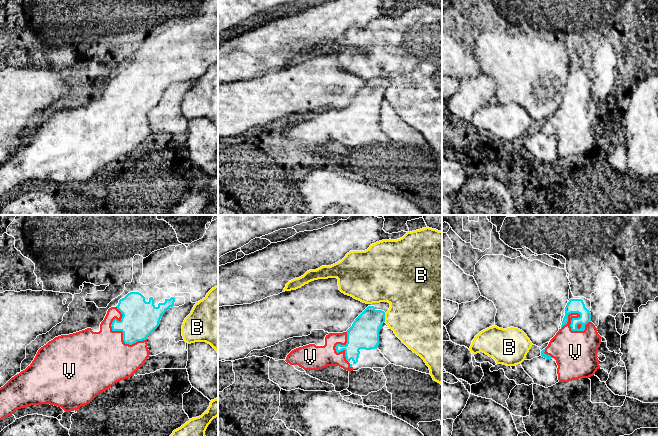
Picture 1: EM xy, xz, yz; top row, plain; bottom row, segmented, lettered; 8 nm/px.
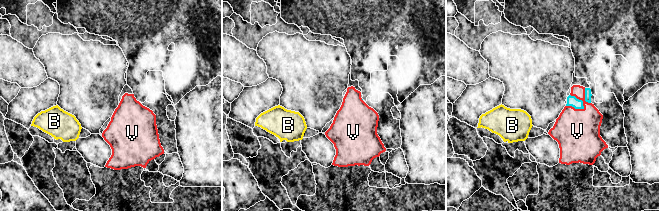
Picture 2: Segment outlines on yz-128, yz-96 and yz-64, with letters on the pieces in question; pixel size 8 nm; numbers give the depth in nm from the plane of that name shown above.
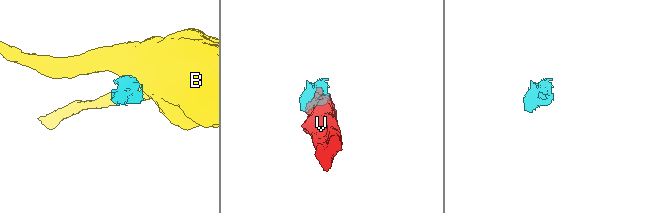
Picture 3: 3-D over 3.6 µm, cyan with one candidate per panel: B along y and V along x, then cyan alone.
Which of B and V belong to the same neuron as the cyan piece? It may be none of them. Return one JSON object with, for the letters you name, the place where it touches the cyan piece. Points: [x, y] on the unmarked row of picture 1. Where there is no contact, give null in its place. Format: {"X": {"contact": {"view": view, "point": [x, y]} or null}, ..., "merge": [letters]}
{"V": {"contact": {"view": "yz", "point": [572, 95]}}, "merge": ["V"]}

